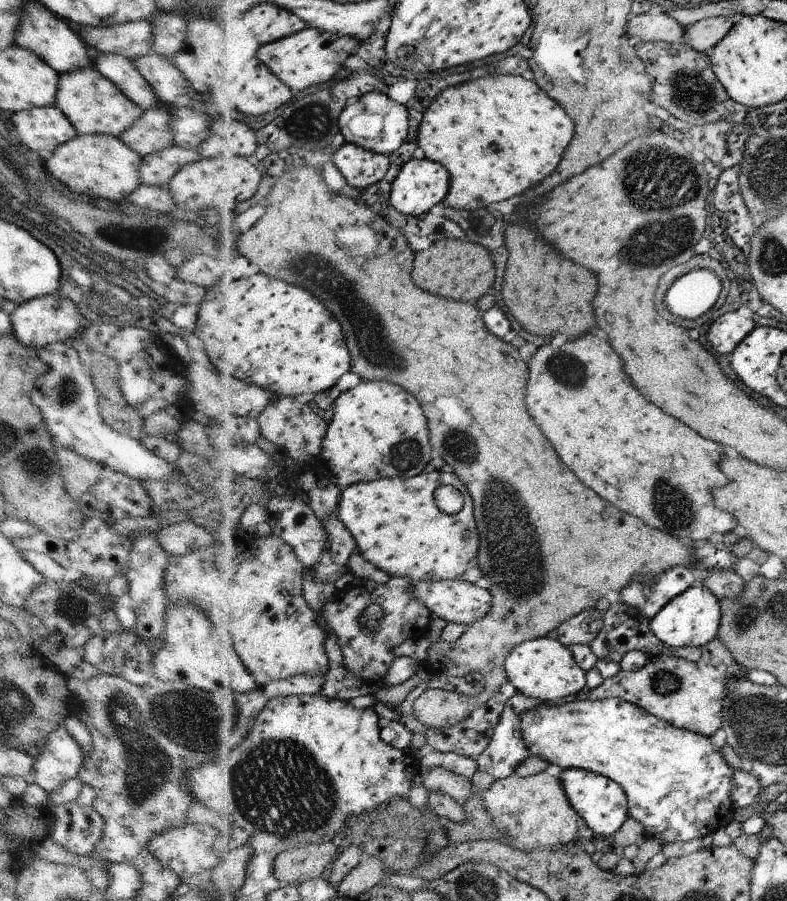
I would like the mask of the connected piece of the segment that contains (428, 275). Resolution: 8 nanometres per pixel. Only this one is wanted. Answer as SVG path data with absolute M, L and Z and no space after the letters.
M447 238L436 241L432 248L417 253L414 280L428 292L454 298L454 300L478 300L493 288L494 262L489 249L470 240Z

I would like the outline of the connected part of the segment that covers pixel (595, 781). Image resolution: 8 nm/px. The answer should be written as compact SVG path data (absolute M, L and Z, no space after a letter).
M566 769L563 776L564 789L573 805L586 824L593 830L597 841L602 842L606 836L612 836L624 826L629 816L628 794L622 785L610 777L582 769Z

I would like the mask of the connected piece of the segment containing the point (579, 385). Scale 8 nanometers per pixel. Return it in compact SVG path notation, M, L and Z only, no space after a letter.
M582 336L582 340L564 340L560 339L560 344L554 340L550 344L542 344L536 354L530 358L530 396L526 398L526 404L530 404L530 412L534 412L534 420L538 420L538 424L542 424L542 432L546 432L546 436L550 436L550 442L554 444L554 448L558 448L558 454L562 456L562 462L584 482L590 484L590 488L594 488L594 492L598 492L600 496L606 496L606 500L610 500L610 504L614 504L616 508L622 508L624 512L634 512L634 516L646 520L650 526L656 526L658 530L665 533L671 533L679 538L691 538L696 545L709 540L712 534L726 534L736 528L737 520L733 514L726 512L725 509L718 508L714 493L718 486L724 487L728 480L726 476L718 470L718 460L722 456L722 446L702 438L698 432L694 434L692 428L688 428L686 424L682 424L680 420L664 414L658 406L654 406L652 402L646 402L640 392L630 384L630 378L624 374L622 370L622 360L618 358L618 354L614 354L614 350L610 348L610 344L604 338L598 336Z

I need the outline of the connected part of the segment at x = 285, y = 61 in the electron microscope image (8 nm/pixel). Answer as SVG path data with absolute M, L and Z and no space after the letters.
M308 27L298 34L258 47L257 62L266 63L286 84L290 85L290 88L294 88L294 92L302 92L312 84L330 82L332 76L343 74L350 44L352 44L350 39L330 31Z

